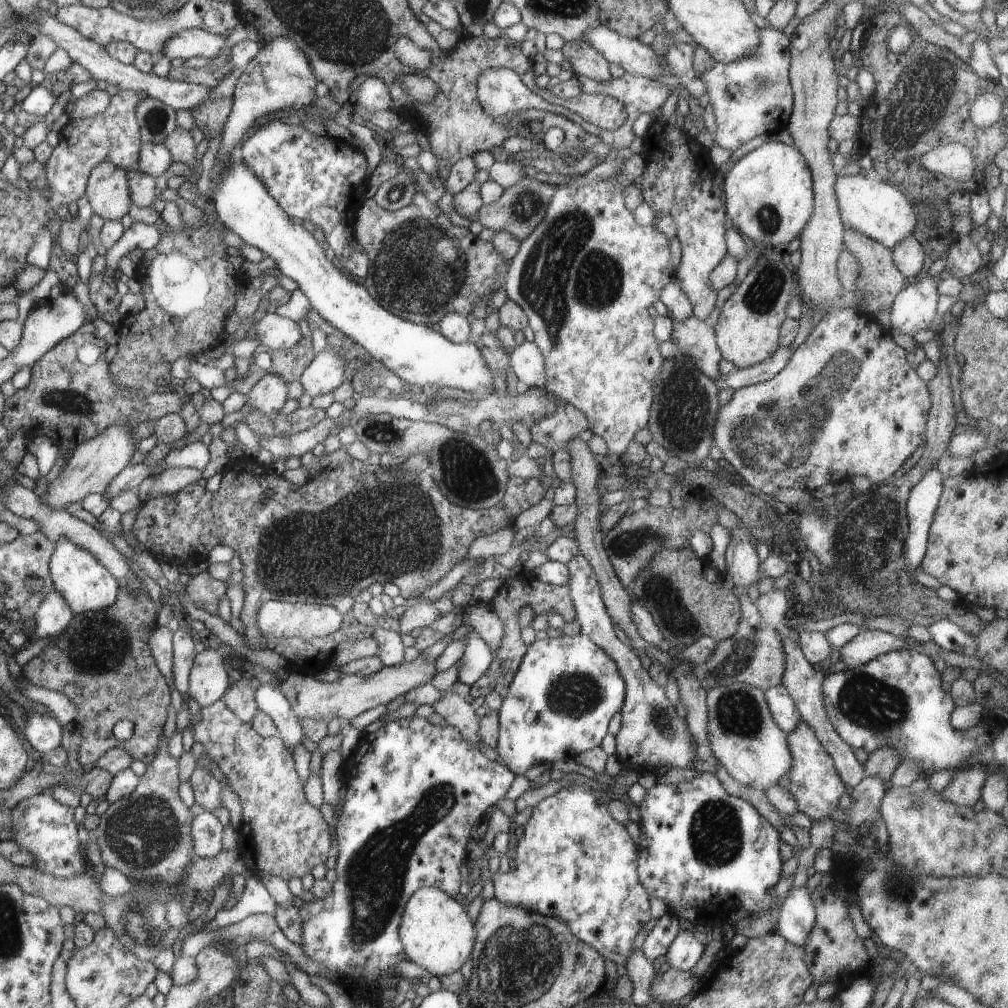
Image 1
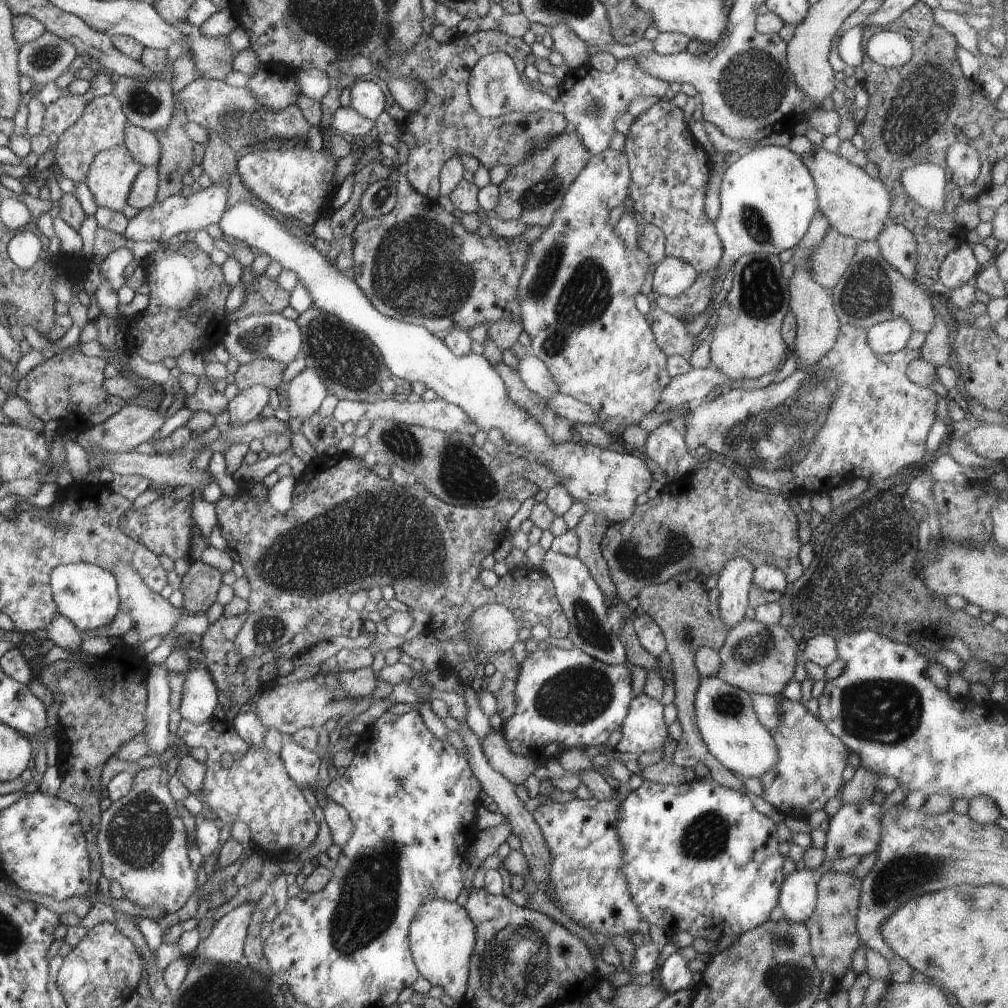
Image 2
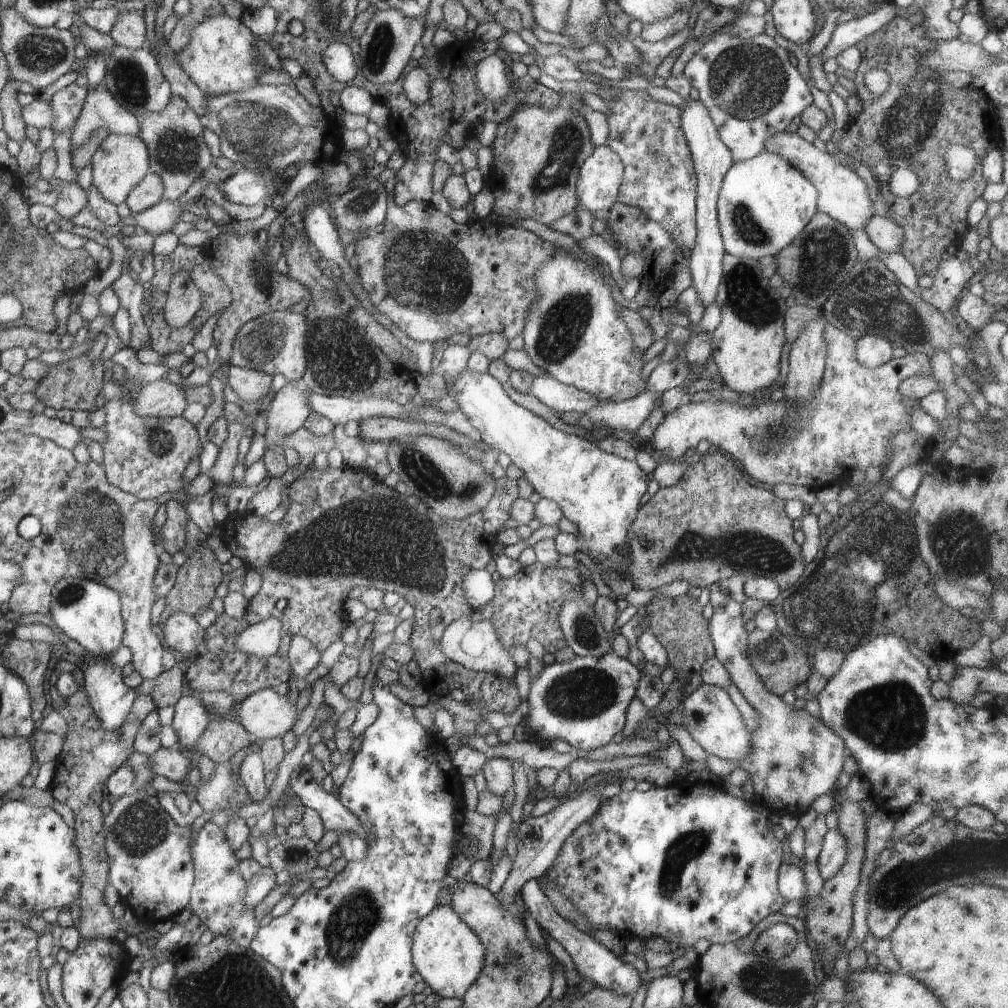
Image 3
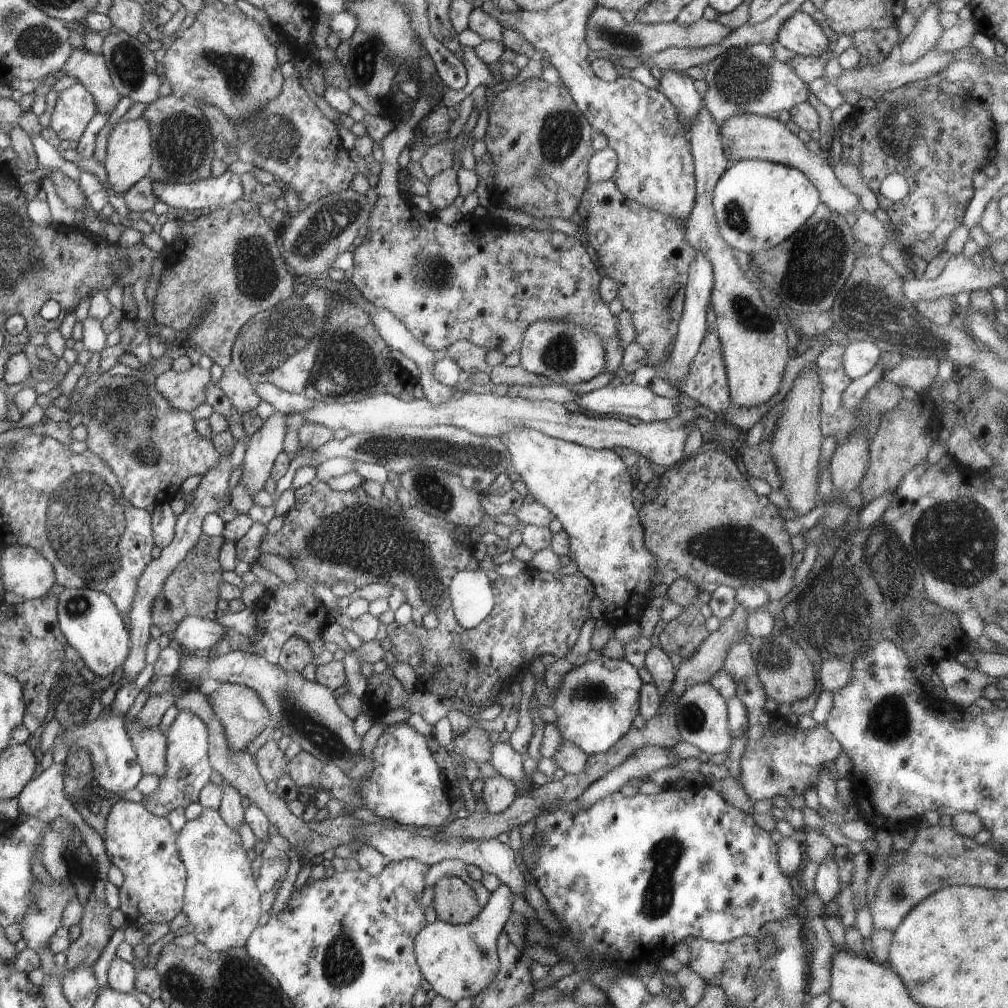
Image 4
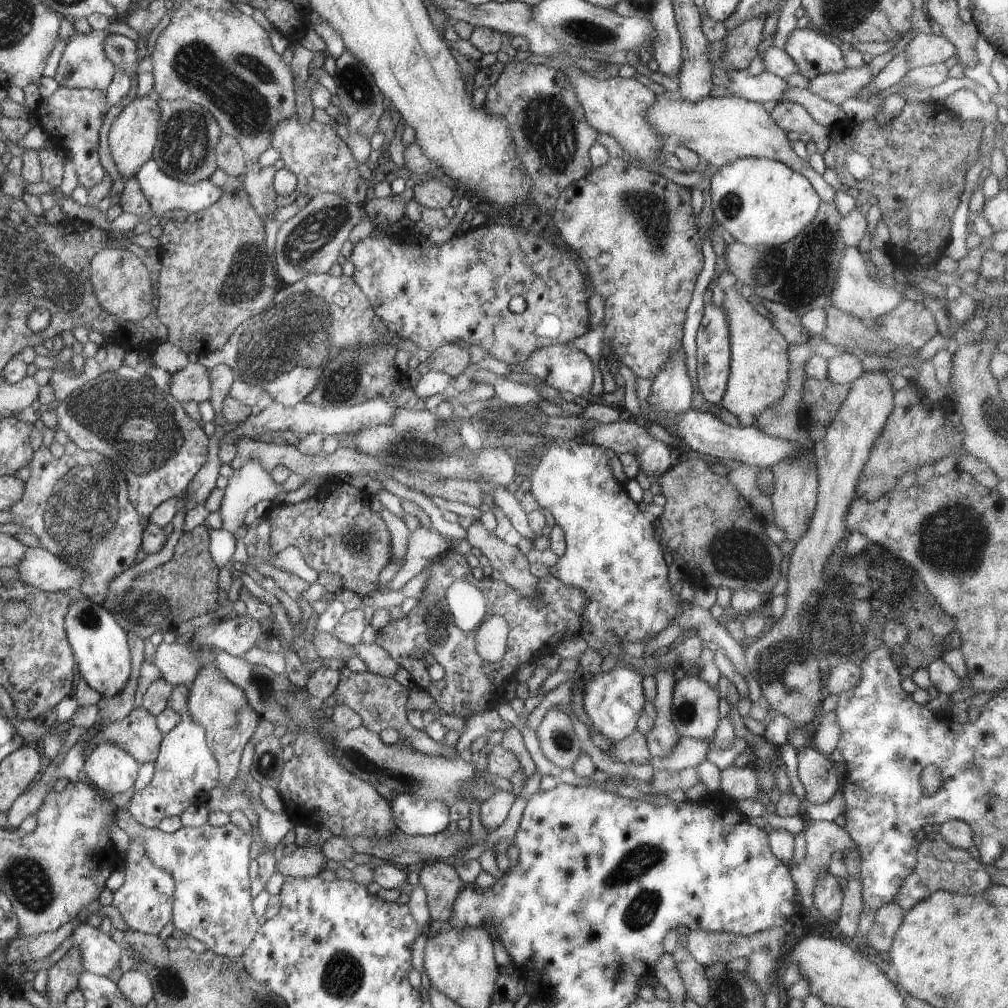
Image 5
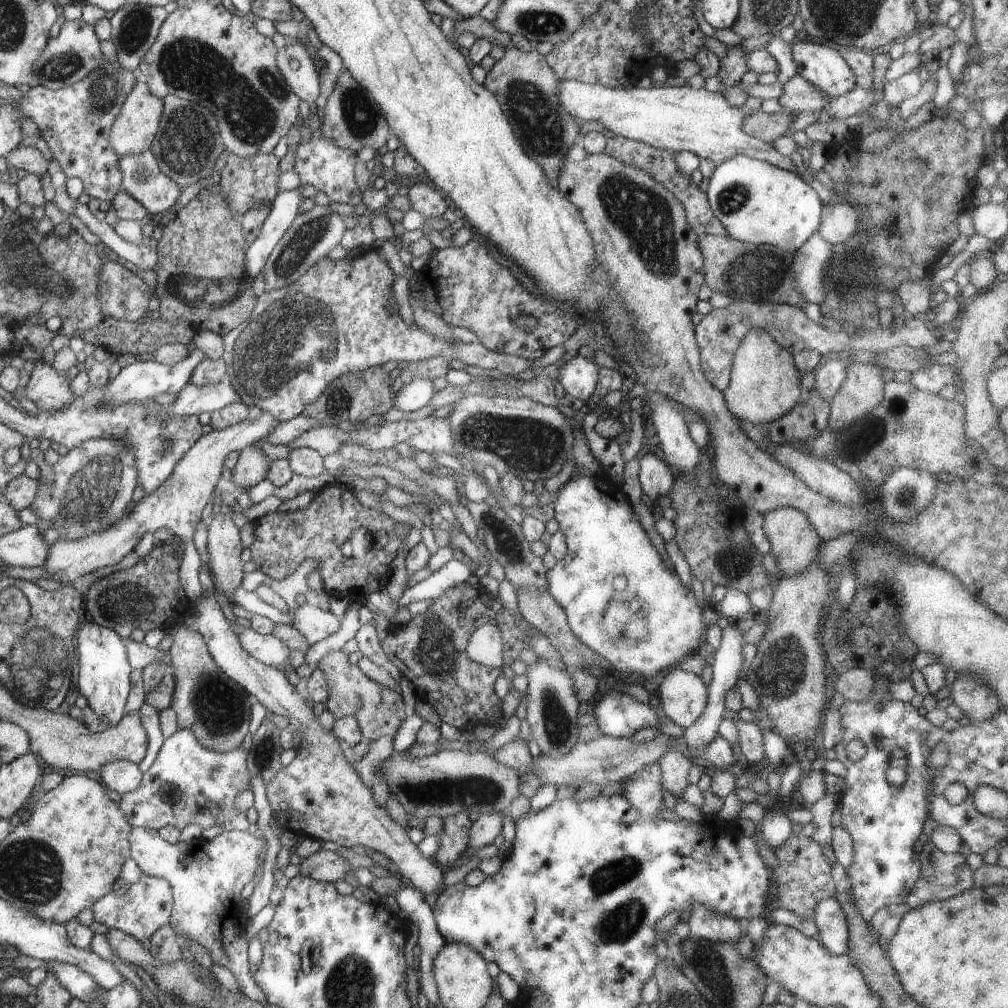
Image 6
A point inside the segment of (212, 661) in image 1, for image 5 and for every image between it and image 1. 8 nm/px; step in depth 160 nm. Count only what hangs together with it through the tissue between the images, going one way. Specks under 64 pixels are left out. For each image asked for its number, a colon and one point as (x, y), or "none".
2: (200, 696)
3: (190, 719)
4: (190, 770)
5: (186, 772)

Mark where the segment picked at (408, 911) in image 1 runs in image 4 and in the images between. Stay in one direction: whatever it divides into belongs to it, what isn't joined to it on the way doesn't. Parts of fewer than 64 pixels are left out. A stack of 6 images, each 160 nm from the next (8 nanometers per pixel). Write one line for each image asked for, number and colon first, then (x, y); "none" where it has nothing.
2: (442, 935)
3: (446, 952)
4: (458, 961)

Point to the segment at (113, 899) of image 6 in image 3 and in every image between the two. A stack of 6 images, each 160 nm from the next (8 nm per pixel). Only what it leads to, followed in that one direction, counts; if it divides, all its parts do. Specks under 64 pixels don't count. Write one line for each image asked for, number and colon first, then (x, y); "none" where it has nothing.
3: (151, 868)
4: (144, 847)
5: (145, 900)

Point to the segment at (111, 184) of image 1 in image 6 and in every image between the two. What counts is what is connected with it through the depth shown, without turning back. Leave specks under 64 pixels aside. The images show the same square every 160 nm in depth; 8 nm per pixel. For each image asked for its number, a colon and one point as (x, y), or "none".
2: (111, 176)
3: (121, 163)
4: (129, 159)
5: (132, 137)
6: (133, 132)

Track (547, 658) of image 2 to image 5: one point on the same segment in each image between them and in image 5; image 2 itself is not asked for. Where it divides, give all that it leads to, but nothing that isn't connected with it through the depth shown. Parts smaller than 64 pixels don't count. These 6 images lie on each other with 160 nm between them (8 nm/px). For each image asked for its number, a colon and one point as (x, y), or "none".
3: (584, 701)
4: (595, 704)
5: (613, 700)

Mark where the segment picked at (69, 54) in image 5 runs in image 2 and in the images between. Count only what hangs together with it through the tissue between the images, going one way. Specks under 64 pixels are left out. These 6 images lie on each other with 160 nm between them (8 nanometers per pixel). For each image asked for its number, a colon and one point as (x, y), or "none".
2: (143, 145)
3: (100, 110)
4: (90, 70)

